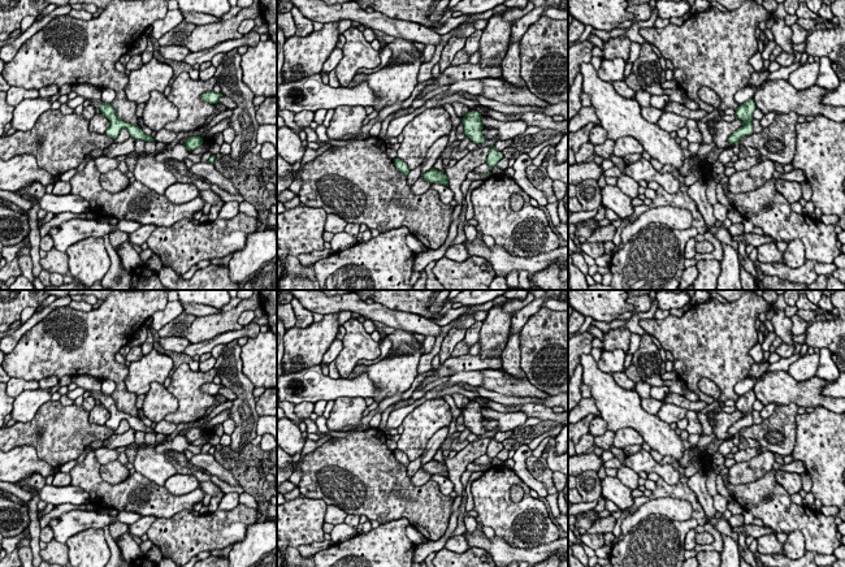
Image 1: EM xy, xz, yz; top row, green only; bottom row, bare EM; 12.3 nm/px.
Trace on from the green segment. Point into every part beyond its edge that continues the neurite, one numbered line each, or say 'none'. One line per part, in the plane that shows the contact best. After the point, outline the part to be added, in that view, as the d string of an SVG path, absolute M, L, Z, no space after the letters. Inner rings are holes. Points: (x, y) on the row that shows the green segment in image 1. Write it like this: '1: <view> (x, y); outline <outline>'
1: xy (90, 92); outline M83 83L83 85L72 86L72 91L84 98L86 100L90 100L91 105L95 108L100 108L100 105L103 104L101 88L99 87L91 86L88 83Z

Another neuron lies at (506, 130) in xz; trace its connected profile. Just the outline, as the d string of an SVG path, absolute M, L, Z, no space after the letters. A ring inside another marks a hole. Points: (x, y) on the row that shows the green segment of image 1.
M482 117L481 122L484 126L494 127L498 130L498 139L514 139L516 135L525 133L525 130L529 127L523 121L510 121L510 122L502 122L491 117Z

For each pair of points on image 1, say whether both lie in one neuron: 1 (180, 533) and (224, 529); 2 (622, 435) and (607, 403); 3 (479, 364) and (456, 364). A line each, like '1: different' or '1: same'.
1: same
2: different
3: same

